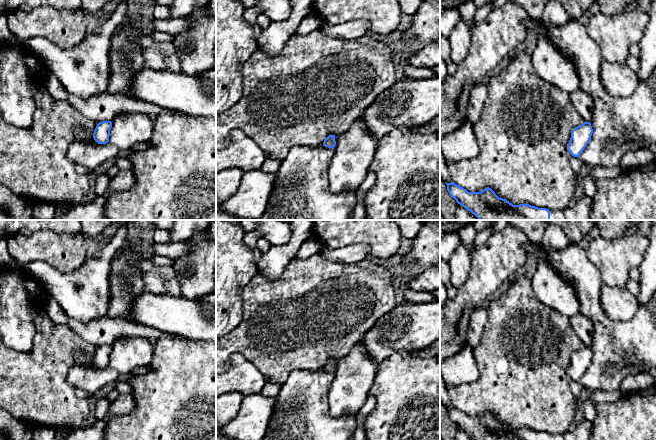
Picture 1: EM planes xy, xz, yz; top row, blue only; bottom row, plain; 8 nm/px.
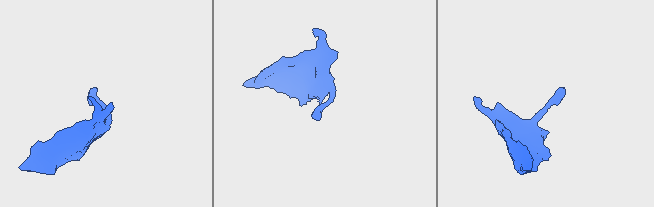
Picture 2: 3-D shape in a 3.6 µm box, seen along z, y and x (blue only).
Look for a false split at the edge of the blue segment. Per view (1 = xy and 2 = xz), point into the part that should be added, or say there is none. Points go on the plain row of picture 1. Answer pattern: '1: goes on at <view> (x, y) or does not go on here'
1: does not go on here
2: does not go on here

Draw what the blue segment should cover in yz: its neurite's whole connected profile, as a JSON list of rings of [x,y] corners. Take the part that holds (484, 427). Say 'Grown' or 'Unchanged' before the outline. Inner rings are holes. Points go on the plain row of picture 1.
Grown. [[[446,407],[447,414],[458,428],[475,440],[591,440],[592,422],[586,418],[575,423],[566,435],[538,432],[529,428],[513,429],[487,411],[480,416],[468,416],[463,411]]]

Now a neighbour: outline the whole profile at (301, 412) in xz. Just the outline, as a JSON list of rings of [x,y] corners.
[[[323,369],[292,371],[287,381],[281,385],[276,397],[274,414],[262,440],[349,440],[357,426],[355,416],[335,418],[329,413],[328,390],[333,379],[334,373]]]

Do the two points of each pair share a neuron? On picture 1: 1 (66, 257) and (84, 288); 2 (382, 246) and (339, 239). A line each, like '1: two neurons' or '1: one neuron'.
1: two neurons
2: one neuron

